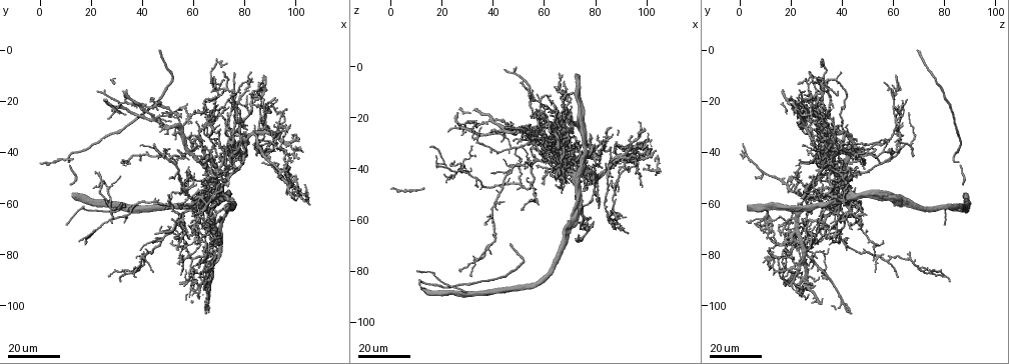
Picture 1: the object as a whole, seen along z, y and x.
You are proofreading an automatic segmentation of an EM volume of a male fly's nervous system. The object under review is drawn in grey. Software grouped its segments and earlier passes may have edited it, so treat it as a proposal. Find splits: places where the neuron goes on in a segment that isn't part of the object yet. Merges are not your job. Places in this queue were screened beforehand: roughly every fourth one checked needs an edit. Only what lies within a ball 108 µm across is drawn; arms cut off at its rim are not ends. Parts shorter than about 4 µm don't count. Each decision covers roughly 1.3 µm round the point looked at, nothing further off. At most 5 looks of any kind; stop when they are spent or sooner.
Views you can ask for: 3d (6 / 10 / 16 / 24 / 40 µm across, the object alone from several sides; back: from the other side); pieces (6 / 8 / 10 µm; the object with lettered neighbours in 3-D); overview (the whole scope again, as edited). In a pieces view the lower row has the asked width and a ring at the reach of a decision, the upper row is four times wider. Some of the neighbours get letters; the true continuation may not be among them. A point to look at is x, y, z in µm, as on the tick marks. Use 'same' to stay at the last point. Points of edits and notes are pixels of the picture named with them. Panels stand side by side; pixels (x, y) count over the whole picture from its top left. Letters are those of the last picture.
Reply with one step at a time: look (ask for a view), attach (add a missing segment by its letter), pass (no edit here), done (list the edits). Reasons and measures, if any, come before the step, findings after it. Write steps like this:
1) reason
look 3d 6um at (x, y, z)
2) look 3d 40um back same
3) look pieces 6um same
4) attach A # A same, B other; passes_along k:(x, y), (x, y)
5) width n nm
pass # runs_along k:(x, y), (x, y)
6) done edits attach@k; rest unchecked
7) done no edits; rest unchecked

look 3d 16um at (78, 47, 46)

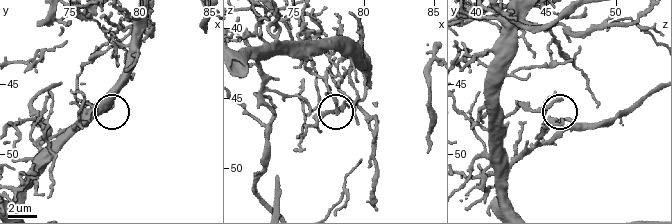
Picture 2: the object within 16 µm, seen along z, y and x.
see the neighbours
look pieces 10um at (78.0, 46.2, 46.0)

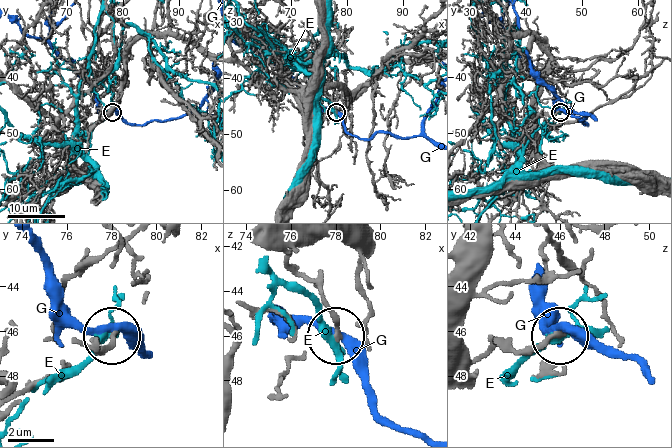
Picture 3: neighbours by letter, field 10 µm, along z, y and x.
pass # E other, G other; runs_along 3:(263, 243), (280, 248), (314, 283), (337, 333); no lettered segment goes on from it

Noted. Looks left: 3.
look 3d 16um at (36, 45, 24)

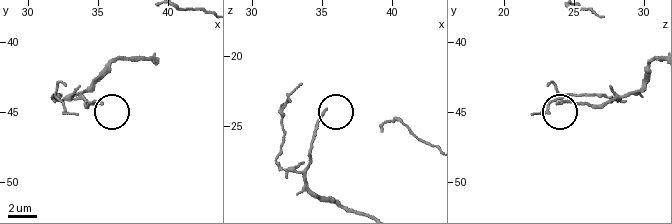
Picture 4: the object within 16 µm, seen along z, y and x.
look pieces 10um at (35.4, 44.4, 23.8)

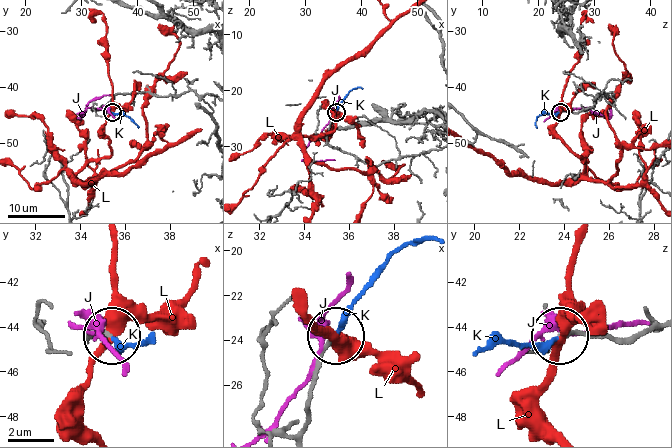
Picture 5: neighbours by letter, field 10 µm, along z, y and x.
attach K # J other, K same, L other; it goes on there

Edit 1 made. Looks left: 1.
done edits attach@5; rest unchecked

